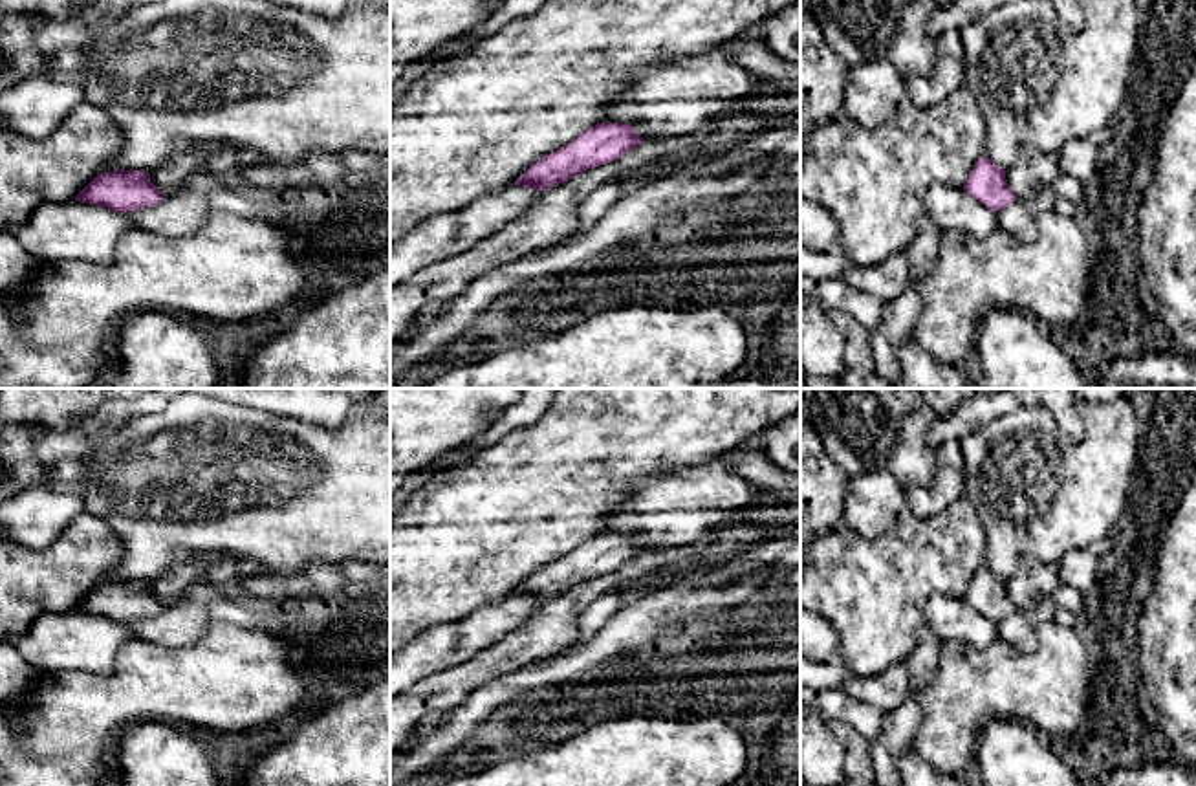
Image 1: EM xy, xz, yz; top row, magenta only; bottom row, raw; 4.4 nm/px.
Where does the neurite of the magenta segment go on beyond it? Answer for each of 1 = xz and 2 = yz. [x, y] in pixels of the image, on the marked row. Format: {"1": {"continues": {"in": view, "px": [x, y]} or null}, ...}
{"1": {"continues": null}, "2": {"continues": null}}

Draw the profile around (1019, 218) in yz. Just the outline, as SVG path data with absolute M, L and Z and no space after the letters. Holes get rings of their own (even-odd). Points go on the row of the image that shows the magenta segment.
M1051 185L1040 189L1031 198L1017 198L998 211L998 225L1018 242L1033 242L1038 236L1037 216L1053 211L1057 192Z

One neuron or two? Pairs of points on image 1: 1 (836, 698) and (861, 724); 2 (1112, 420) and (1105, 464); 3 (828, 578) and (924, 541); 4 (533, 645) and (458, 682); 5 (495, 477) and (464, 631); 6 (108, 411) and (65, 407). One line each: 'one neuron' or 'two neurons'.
1: one neuron
2: one neuron
3: one neuron
4: one neuron
5: two neurons
6: two neurons

